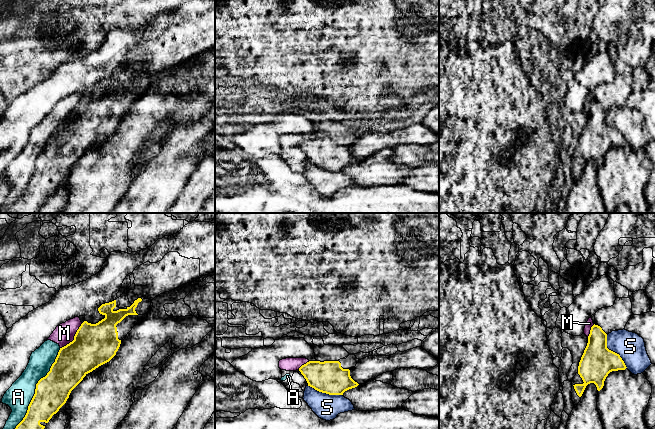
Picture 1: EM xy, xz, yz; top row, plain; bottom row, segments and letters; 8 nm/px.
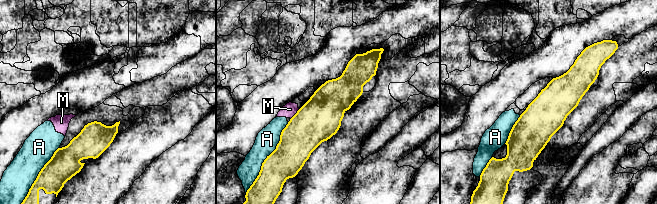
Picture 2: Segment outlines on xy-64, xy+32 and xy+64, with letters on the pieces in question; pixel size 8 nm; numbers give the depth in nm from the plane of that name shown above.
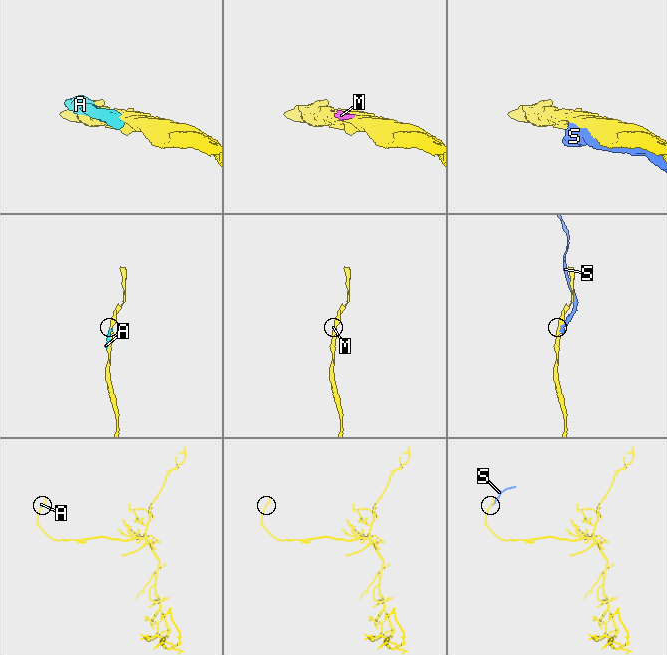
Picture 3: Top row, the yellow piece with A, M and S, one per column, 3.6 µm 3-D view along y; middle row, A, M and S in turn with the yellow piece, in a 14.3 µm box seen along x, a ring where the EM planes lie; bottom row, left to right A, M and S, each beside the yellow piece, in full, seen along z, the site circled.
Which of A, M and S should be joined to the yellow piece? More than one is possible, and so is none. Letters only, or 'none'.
none

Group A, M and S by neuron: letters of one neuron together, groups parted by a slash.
A M / S

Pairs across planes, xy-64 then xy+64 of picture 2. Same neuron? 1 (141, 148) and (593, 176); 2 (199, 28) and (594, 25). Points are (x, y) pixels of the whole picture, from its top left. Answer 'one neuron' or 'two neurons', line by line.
1: two neurons
2: one neuron

